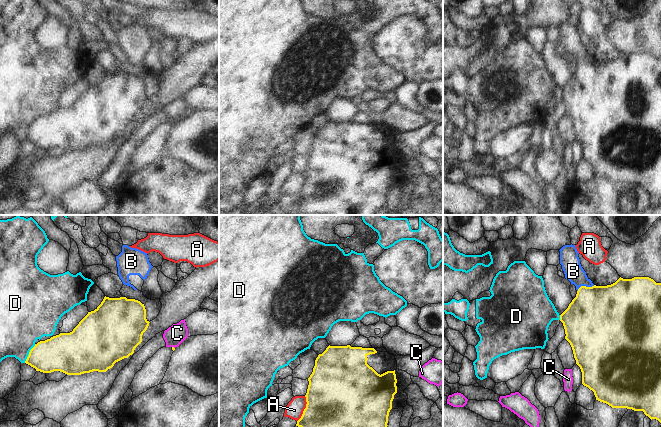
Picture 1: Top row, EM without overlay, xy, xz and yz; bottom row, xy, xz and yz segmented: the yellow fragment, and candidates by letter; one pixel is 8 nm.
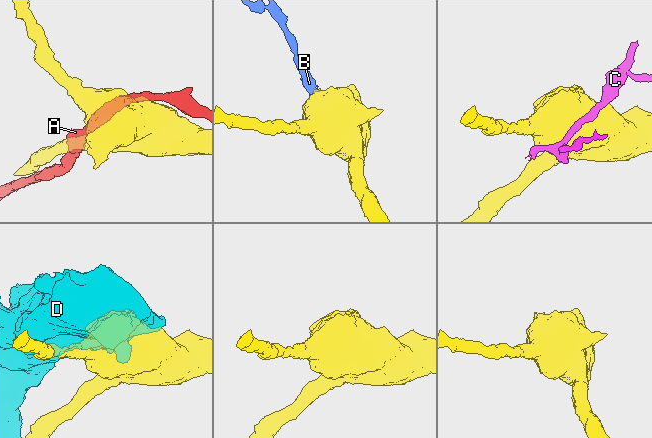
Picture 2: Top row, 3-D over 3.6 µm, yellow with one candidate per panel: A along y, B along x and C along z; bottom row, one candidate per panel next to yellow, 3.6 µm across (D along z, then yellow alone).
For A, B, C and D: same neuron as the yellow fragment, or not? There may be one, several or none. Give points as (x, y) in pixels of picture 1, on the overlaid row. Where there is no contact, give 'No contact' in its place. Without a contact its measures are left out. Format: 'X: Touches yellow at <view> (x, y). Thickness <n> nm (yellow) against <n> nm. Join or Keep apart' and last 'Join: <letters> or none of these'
A: Touches yellow at xz (304, 409). Thickness 440 nm (yellow) against 140 nm. Keep apart
B: Touches yellow at yz (585, 286). Thickness 460 nm (yellow) against 150 nm. Join
C: Touches yellow at xy (173, 347). Thickness 20 nm (yellow) against 160 nm. Keep apart
D: Touches yellow at xy (29, 353). Thickness 280 nm (yellow) against 360 nm. Keep apart
Join: B.

